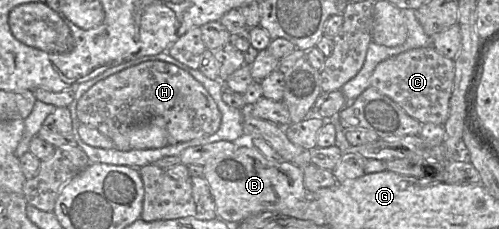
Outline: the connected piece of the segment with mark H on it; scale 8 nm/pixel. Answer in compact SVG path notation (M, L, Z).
M152 60L94 84L78 100L76 113L82 124L96 128L111 139L118 150L130 150L129 129L152 119L165 121L168 145L209 136L217 132L221 124L221 112L200 82L174 64Z

